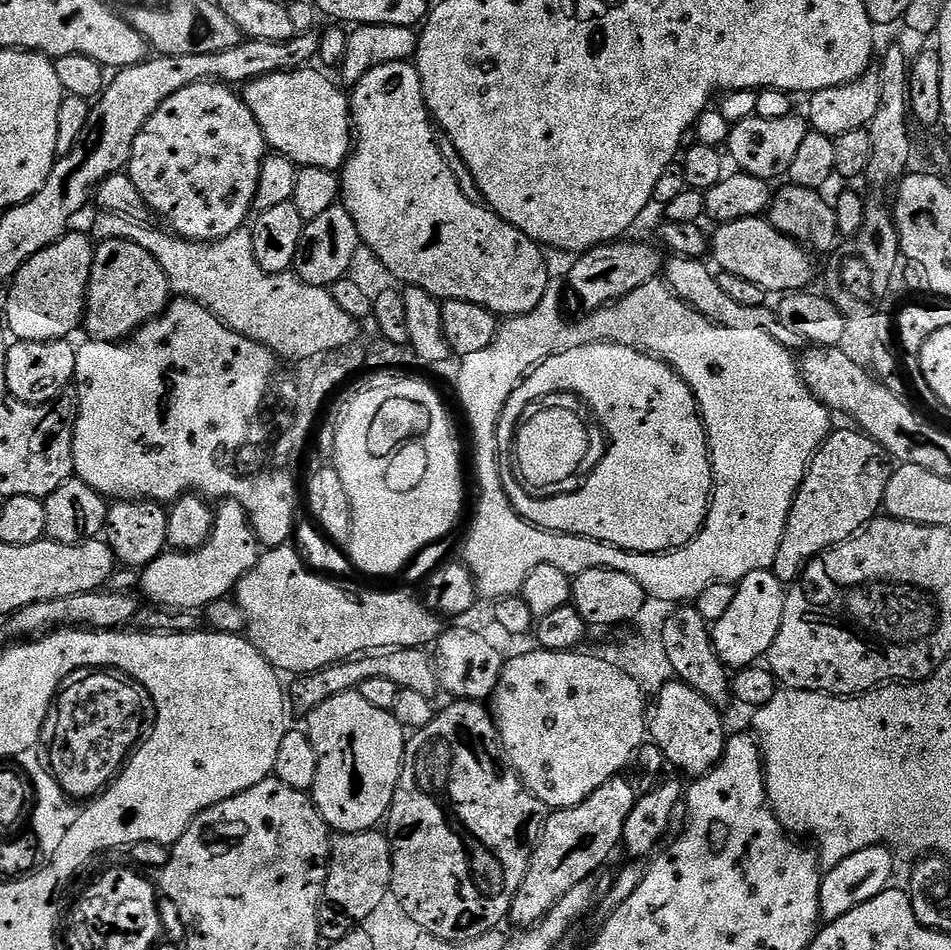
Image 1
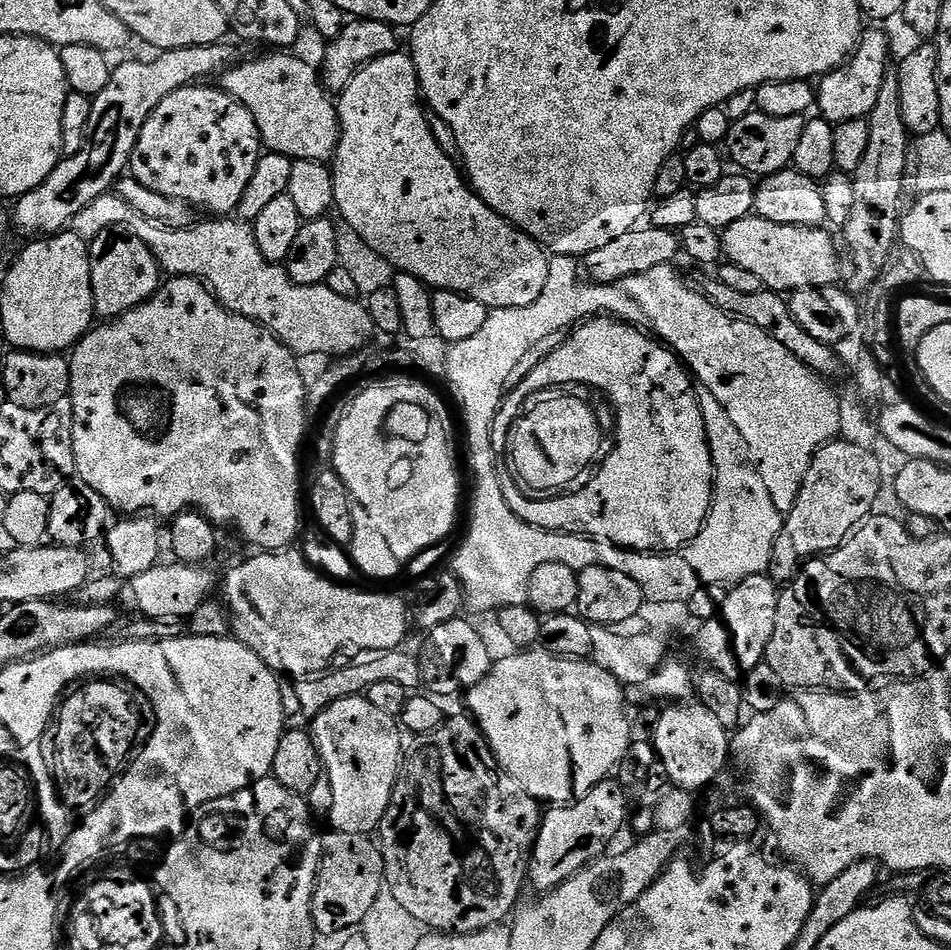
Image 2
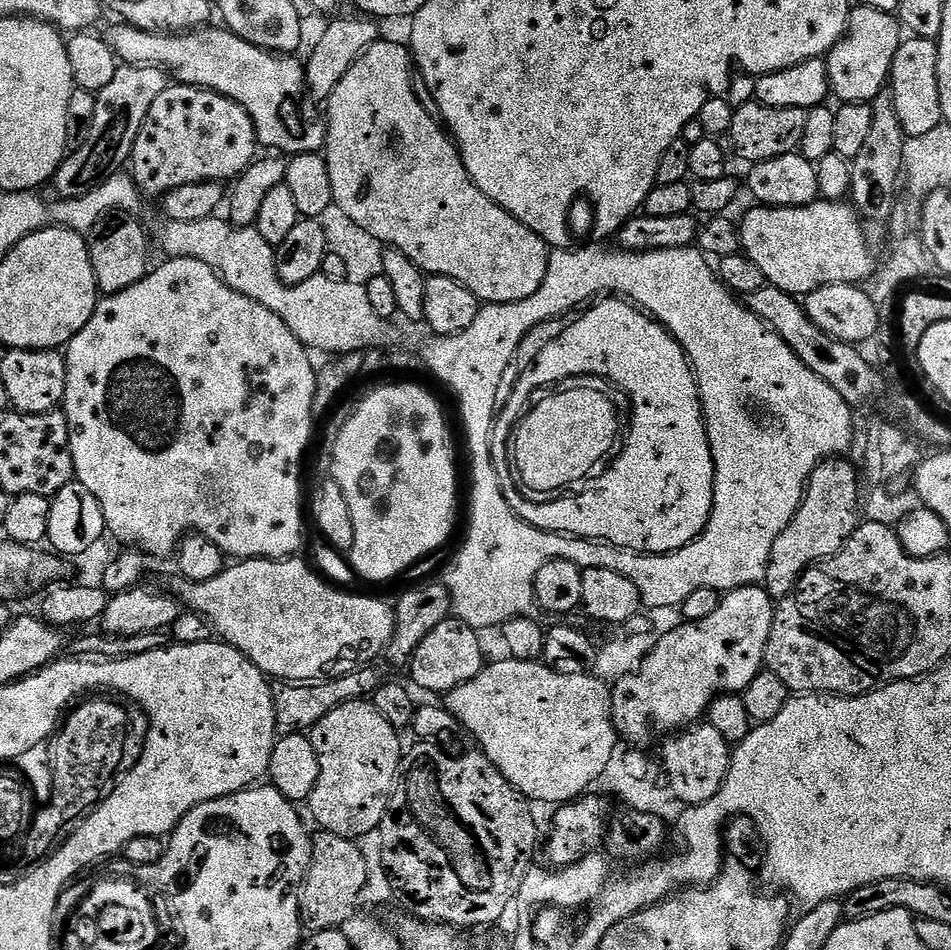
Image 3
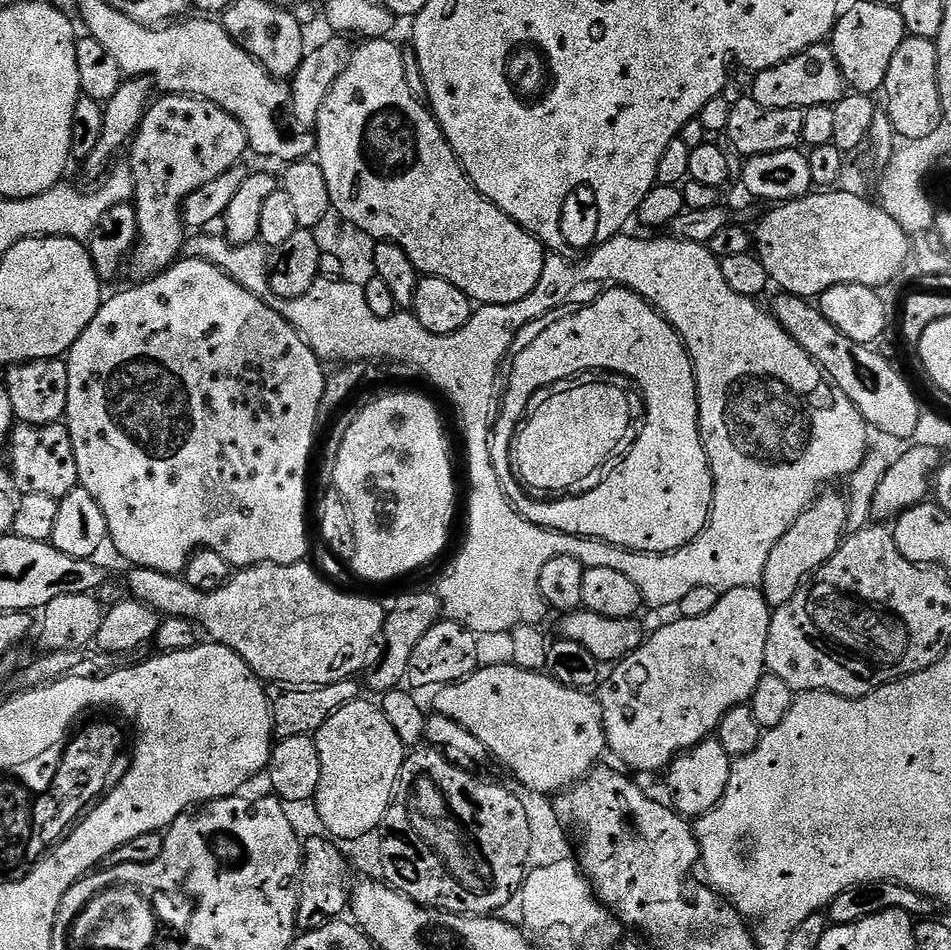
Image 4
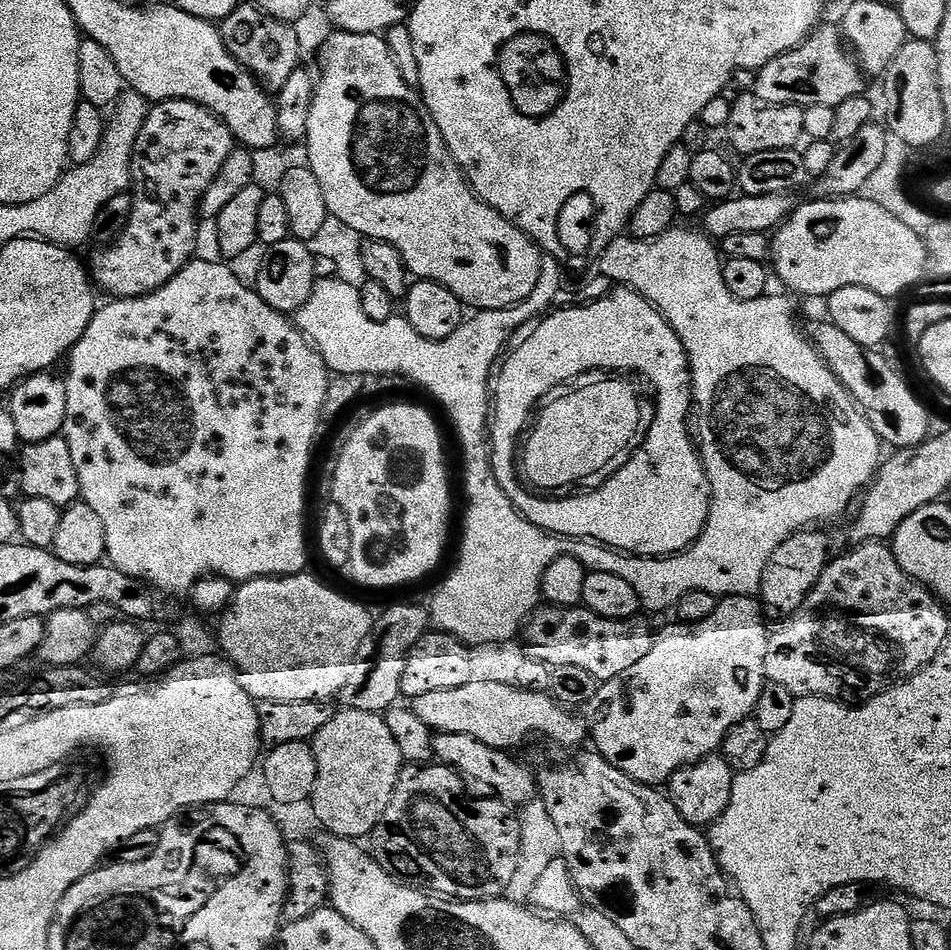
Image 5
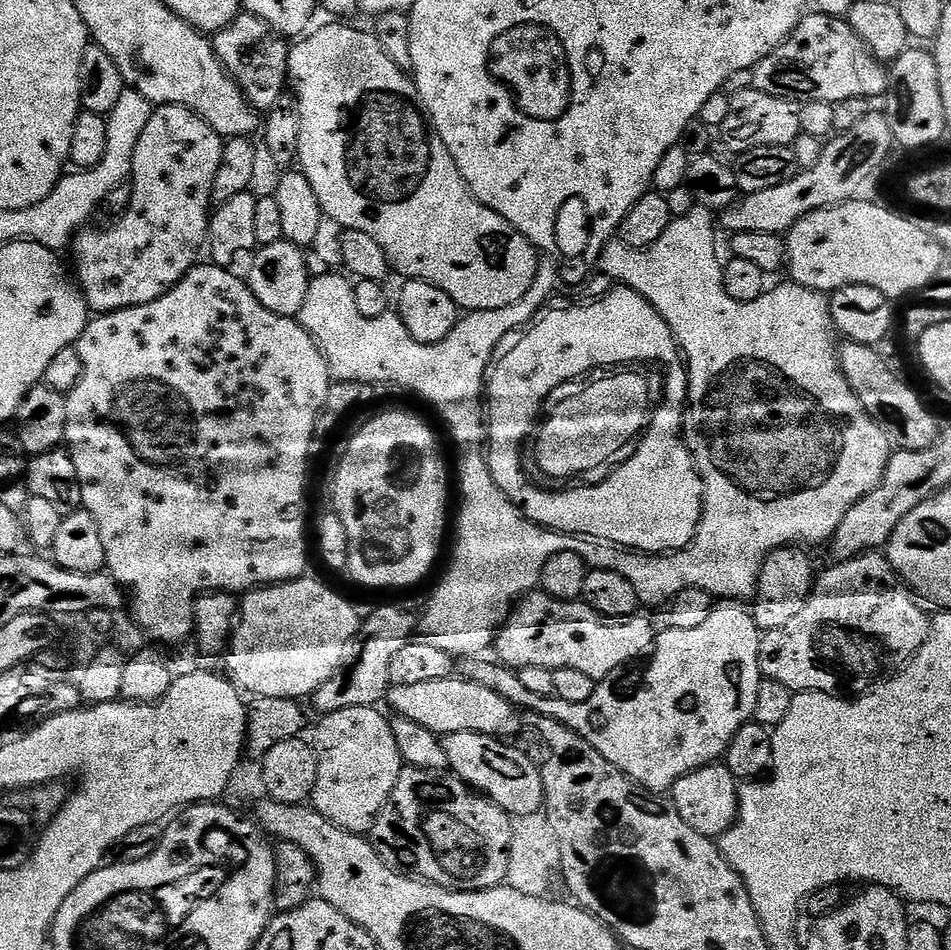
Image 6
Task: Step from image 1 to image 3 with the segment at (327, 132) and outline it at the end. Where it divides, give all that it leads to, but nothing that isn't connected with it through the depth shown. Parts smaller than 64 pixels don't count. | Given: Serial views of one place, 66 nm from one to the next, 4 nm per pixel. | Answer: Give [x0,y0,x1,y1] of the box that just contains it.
[106,22,325,153]

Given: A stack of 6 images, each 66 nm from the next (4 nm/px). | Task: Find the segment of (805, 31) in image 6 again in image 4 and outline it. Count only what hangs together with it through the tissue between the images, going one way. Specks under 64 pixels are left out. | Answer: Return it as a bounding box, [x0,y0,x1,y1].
[751,43,846,108]

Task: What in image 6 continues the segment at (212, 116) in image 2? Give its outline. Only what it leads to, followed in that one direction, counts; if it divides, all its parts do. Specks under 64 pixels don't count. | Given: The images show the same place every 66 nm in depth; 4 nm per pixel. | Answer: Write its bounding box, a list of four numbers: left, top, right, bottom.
[70,104,224,313]

